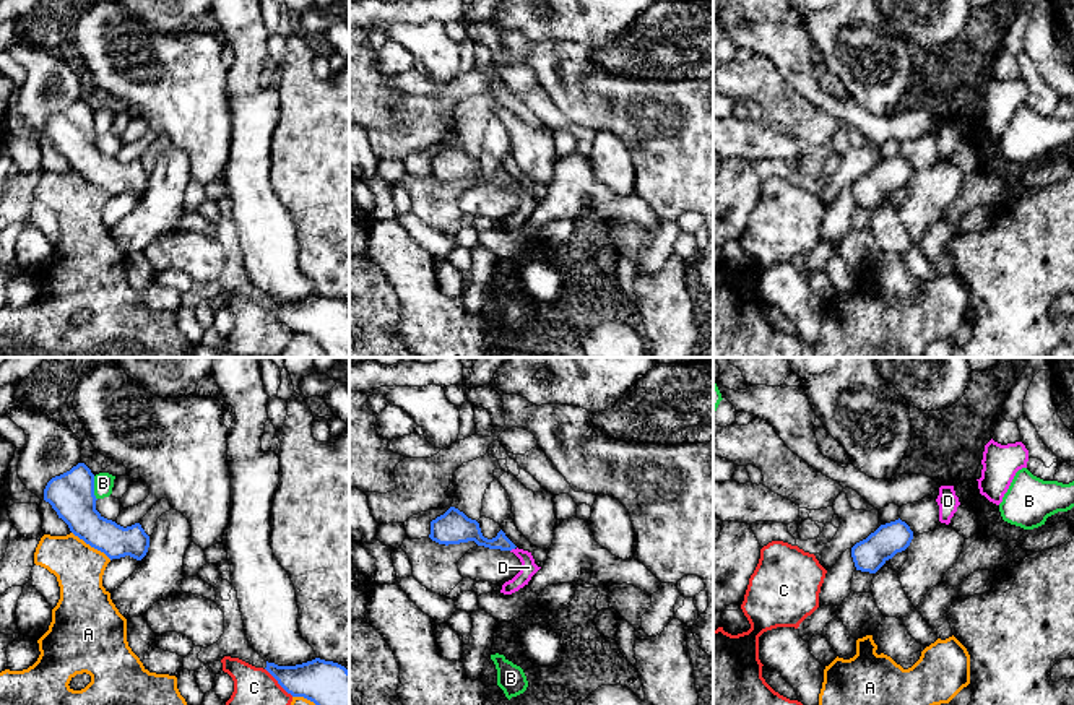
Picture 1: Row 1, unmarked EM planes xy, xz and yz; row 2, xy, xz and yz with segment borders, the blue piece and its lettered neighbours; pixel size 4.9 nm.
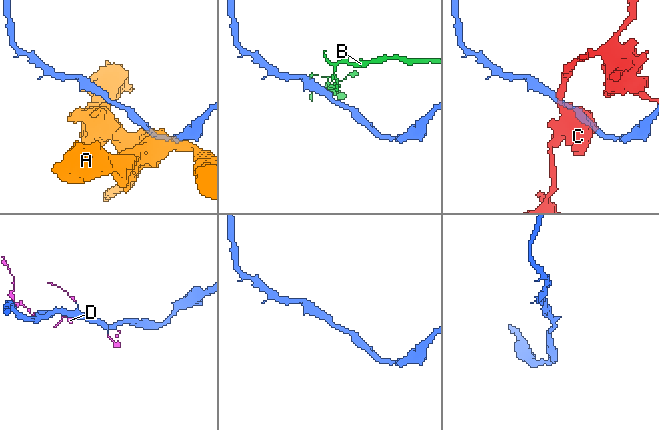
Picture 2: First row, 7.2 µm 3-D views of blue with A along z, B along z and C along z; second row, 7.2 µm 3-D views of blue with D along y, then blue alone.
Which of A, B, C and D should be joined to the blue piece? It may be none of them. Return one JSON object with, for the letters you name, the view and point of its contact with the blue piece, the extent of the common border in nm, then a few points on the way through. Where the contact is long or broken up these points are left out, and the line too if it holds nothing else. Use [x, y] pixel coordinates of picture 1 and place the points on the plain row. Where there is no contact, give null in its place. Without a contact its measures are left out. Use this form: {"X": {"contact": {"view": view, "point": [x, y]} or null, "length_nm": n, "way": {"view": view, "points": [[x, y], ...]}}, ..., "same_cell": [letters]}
{"D": {"contact": {"view": "xz", "point": [512, 184]}, "length_nm": 30}, "same_cell": ["D"]}

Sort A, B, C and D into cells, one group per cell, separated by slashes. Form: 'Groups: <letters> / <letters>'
Groups: A / B / C / D

